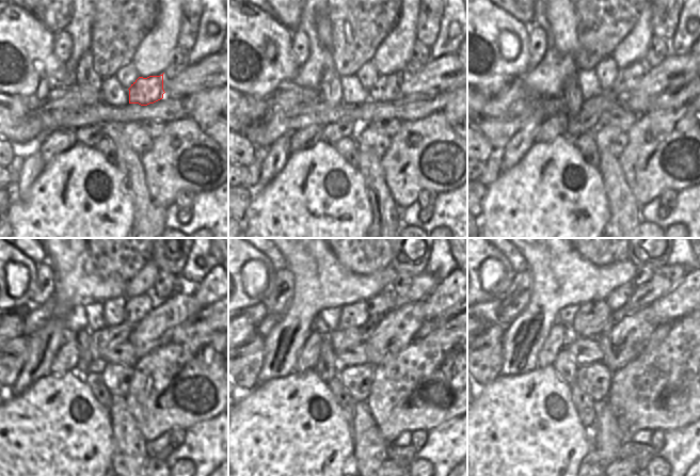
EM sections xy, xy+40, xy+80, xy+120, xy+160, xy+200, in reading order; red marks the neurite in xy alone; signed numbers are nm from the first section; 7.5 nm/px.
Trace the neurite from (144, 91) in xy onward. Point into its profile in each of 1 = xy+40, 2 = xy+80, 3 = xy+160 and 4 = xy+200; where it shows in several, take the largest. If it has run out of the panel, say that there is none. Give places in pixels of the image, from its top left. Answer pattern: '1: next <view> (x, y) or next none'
1: next xy+40 (386, 88)
2: next xy+80 (629, 78)
3: next xy+160 (381, 303)
4: next xy+200 (620, 296)

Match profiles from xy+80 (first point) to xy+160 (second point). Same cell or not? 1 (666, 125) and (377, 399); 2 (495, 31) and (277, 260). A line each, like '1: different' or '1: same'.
1: same
2: different

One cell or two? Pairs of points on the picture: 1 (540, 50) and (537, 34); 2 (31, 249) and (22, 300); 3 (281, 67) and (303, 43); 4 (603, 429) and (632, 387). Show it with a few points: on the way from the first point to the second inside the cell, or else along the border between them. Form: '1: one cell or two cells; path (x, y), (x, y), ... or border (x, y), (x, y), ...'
1: one cell; path (540, 46), (541, 44), (538, 38)
2: two cells; border (18, 249), (36, 264)
3: two cells; border (290, 31), (292, 36), (291, 50), (299, 65)
4: two cells; border (606, 400), (624, 437)

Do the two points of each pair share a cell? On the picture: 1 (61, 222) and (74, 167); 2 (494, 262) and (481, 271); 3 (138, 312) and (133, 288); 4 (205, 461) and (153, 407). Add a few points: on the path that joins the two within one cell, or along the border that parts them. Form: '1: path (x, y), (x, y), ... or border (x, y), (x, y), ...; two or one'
1: path (74, 208), (74, 180); one
2: path (491, 265), (484, 271); one
3: border (150, 291), (128, 299); two
4: border (208, 421), (196, 423), (185, 430); two

